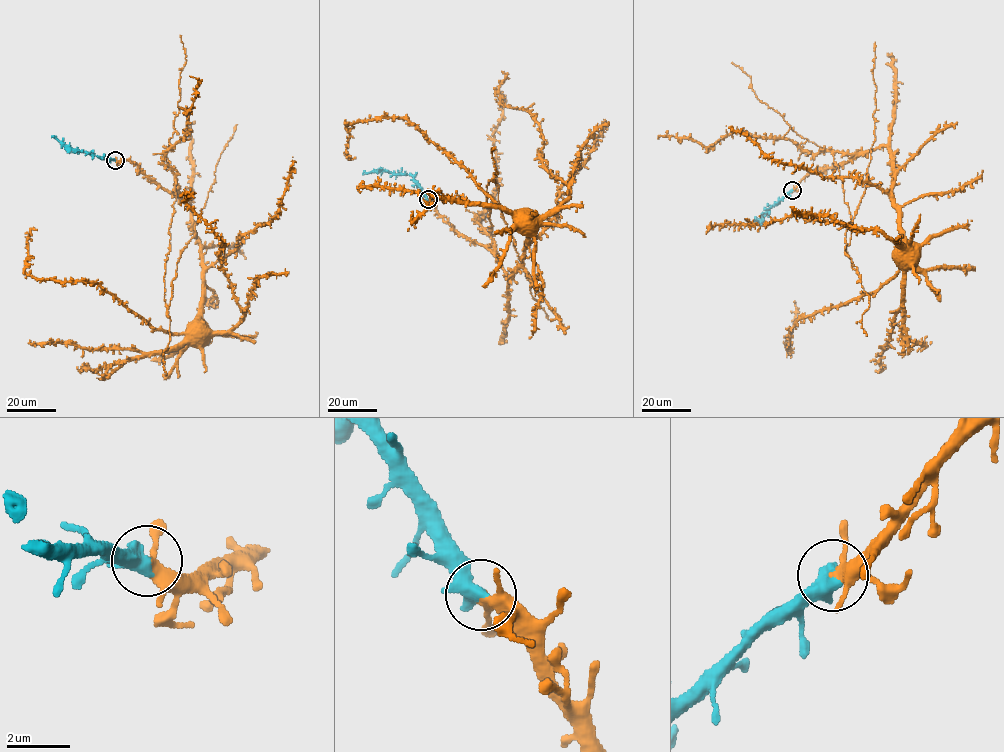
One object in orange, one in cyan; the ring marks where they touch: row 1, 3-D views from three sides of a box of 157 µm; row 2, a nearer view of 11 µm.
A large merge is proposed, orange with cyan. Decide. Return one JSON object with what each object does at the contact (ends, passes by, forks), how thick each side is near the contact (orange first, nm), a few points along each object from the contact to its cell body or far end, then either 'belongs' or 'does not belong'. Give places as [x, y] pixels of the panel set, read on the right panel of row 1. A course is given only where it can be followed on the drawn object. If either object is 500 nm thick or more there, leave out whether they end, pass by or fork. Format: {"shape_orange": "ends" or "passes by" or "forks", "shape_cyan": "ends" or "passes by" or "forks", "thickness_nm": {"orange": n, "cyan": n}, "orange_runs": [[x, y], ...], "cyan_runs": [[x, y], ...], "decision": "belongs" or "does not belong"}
{"thickness_nm": {"orange": 260, "cyan": 600}, "orange_runs": [[792, 190], [811, 171], [886, 147], [894, 172], [892, 200], [897, 211], [900, 234], [897, 254], [900, 255]], "cyan_runs": [[792, 190], [757, 221]], "decision": "belongs"}

